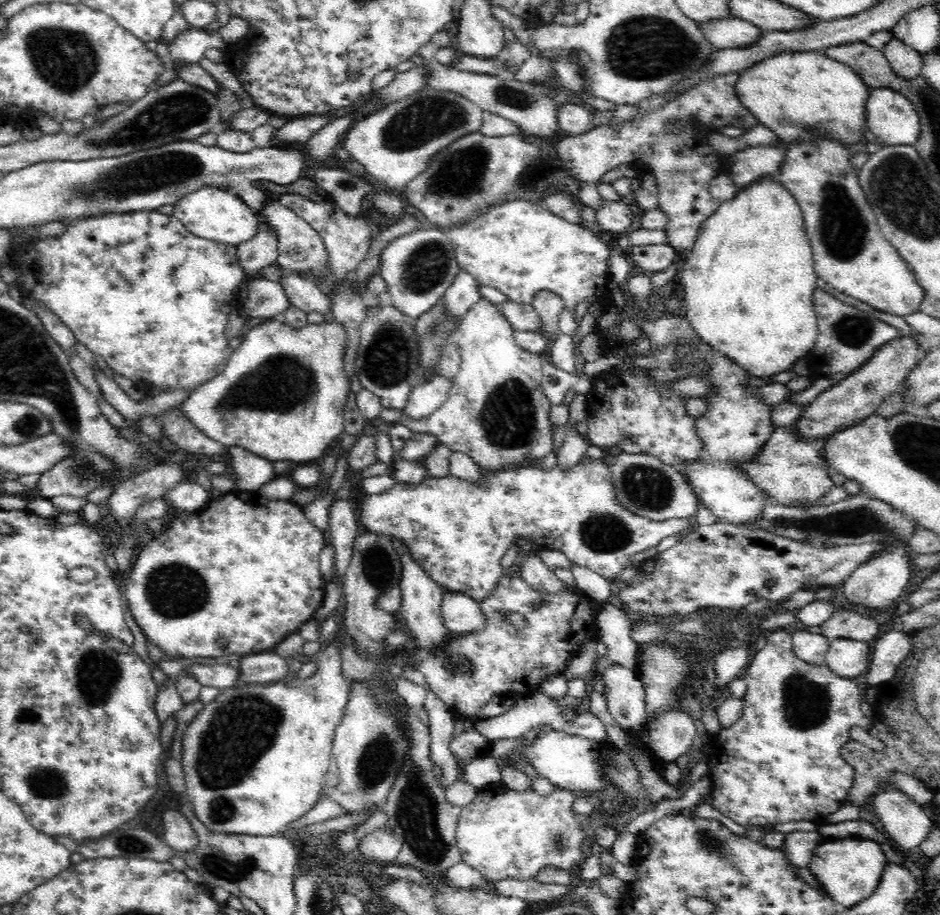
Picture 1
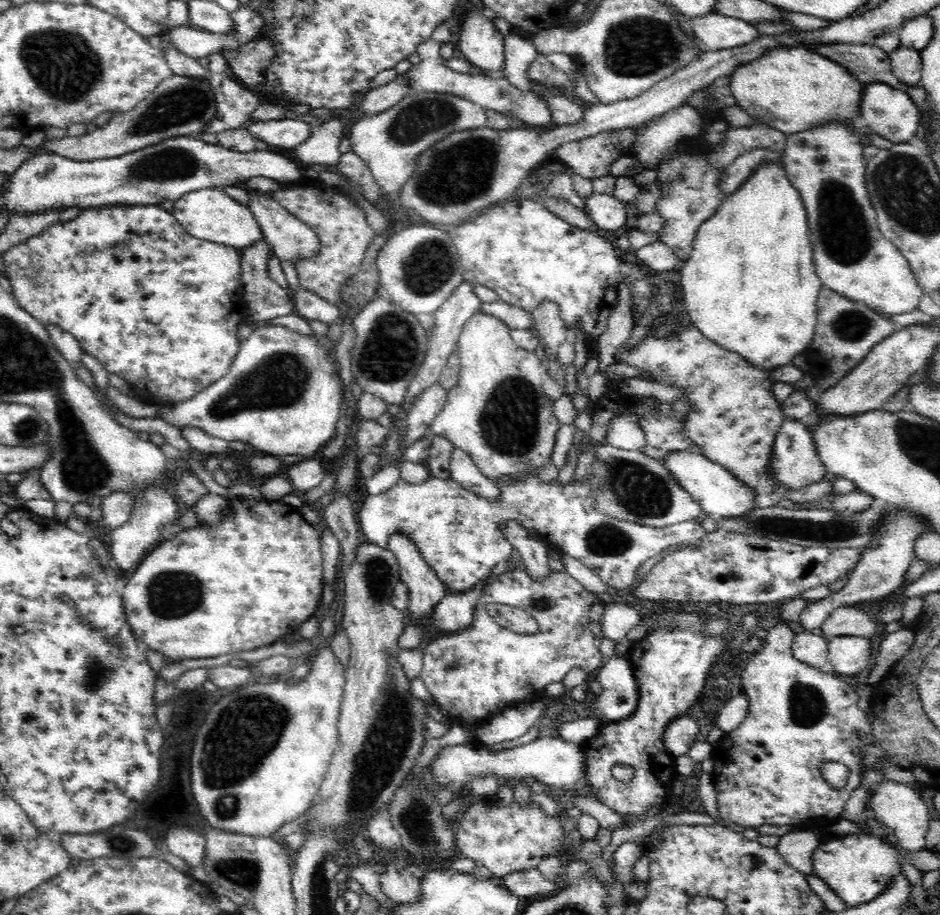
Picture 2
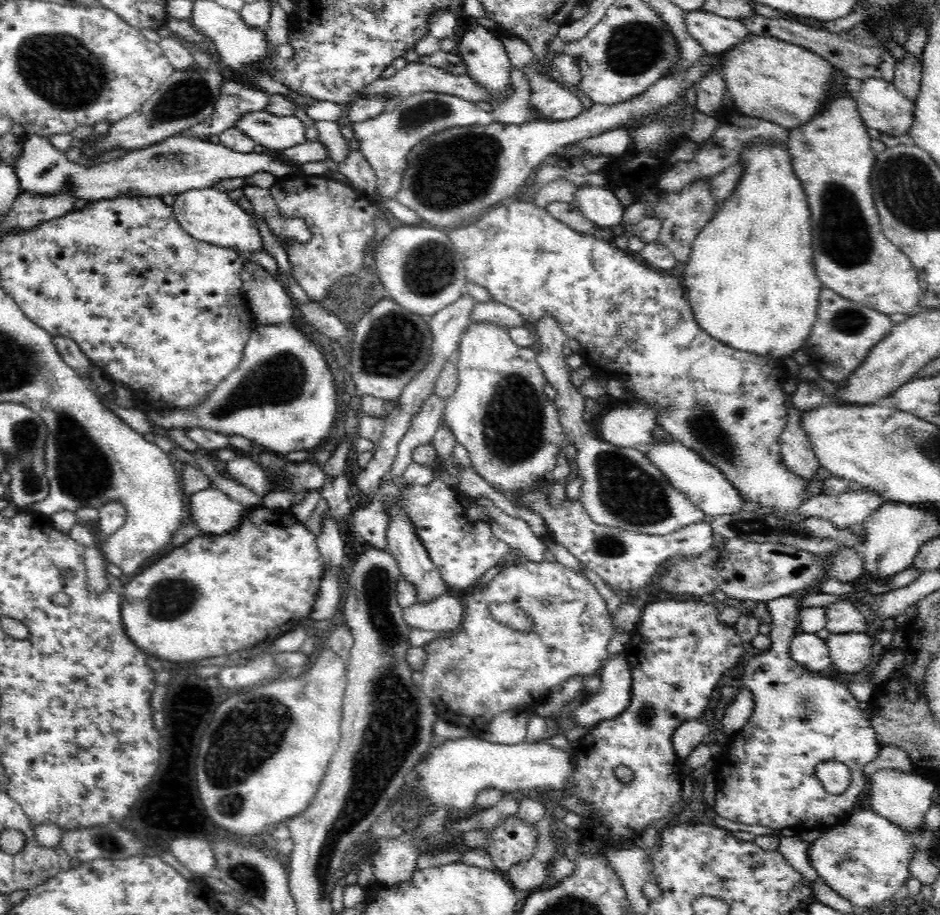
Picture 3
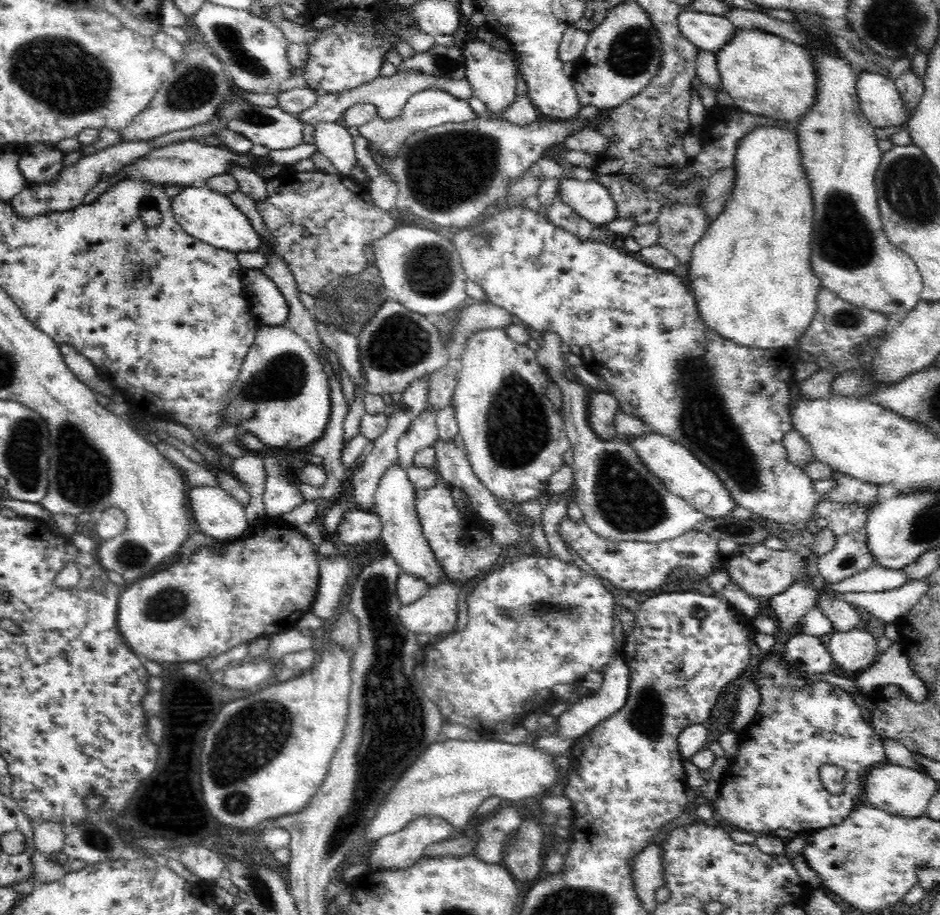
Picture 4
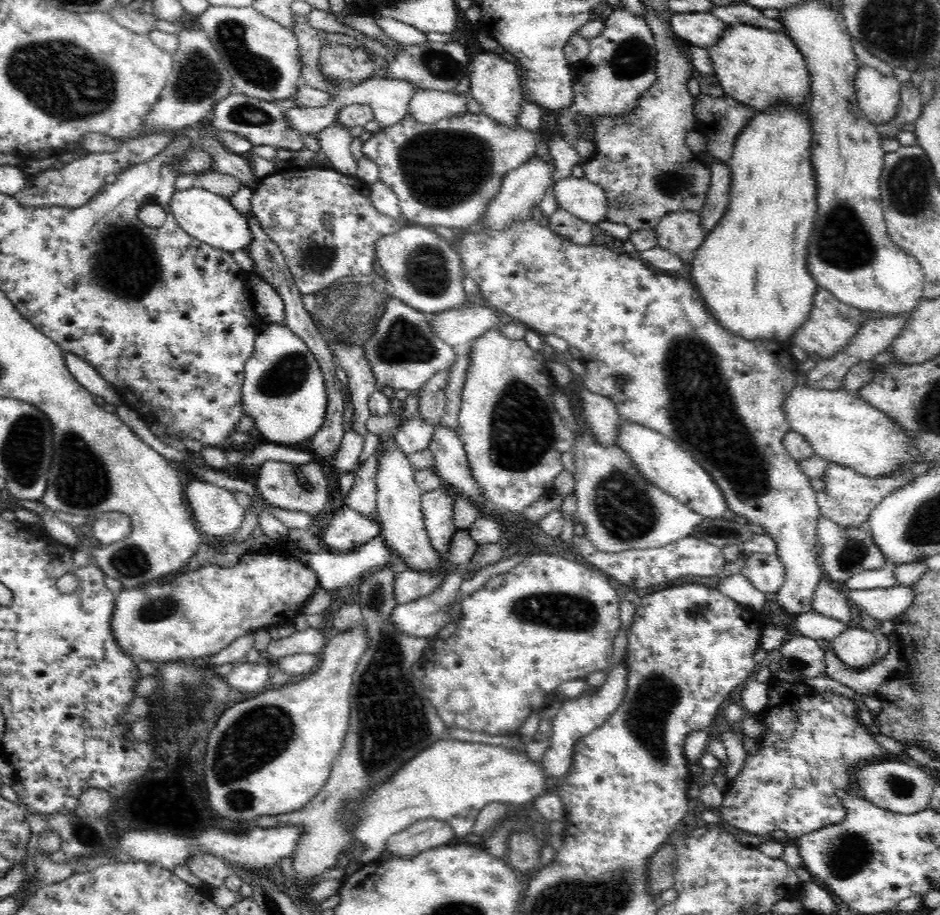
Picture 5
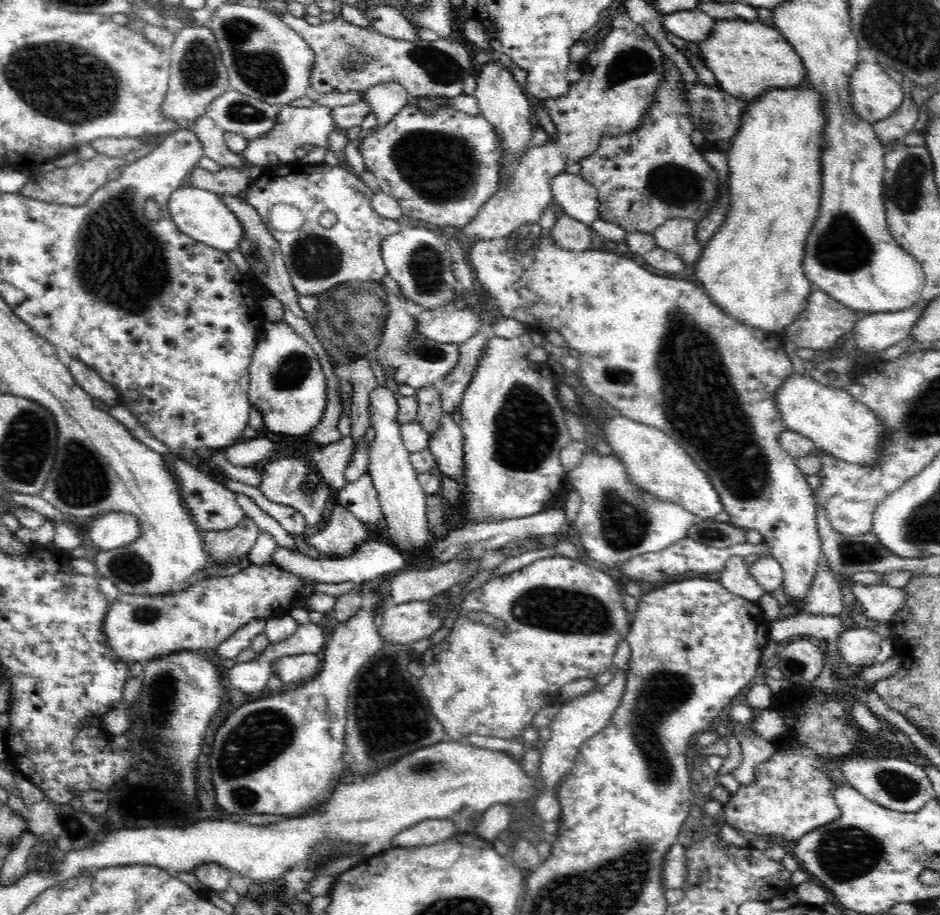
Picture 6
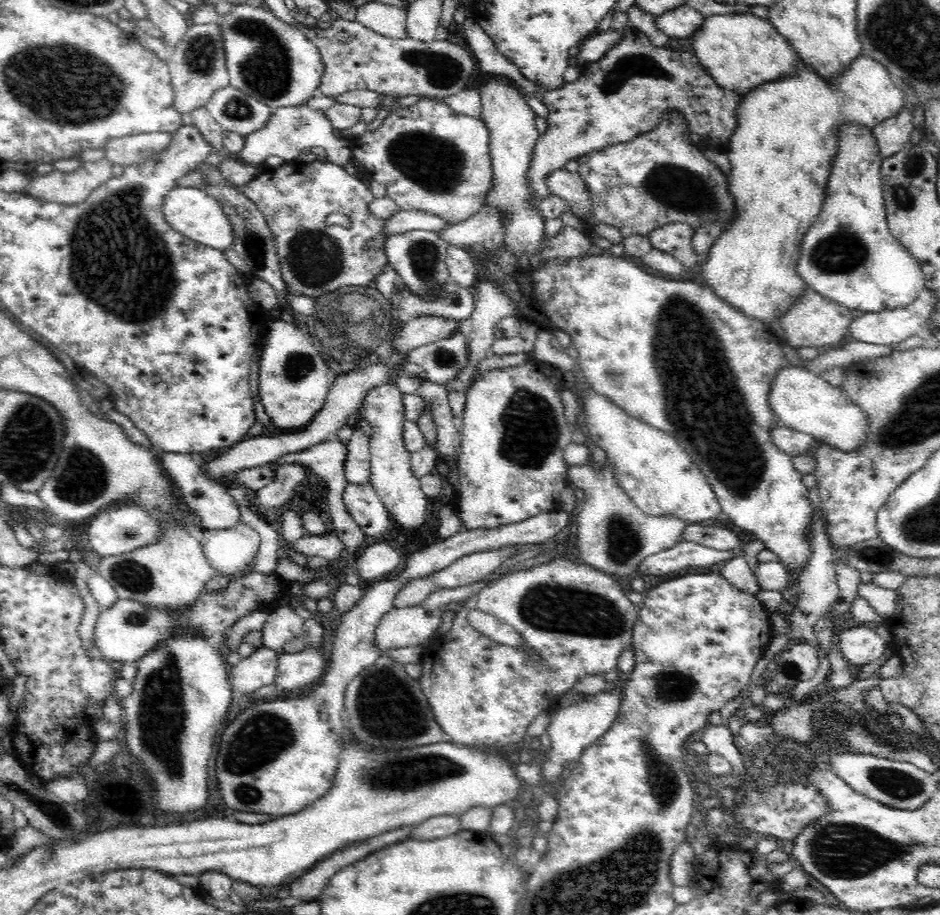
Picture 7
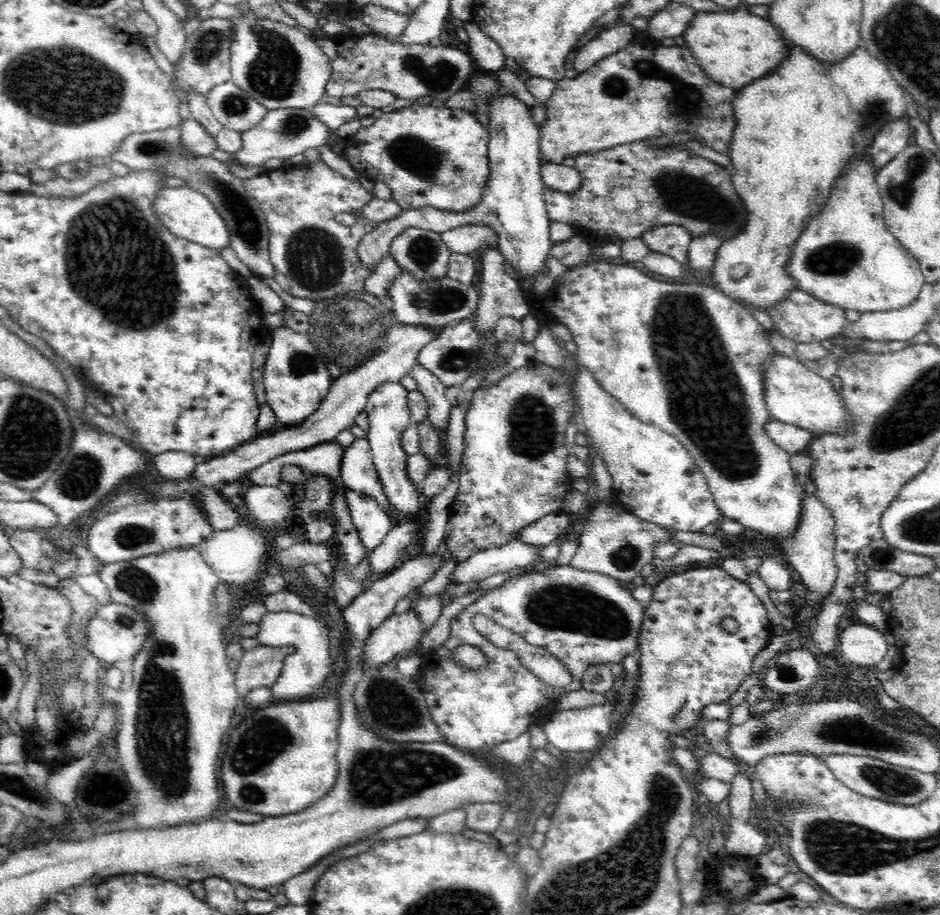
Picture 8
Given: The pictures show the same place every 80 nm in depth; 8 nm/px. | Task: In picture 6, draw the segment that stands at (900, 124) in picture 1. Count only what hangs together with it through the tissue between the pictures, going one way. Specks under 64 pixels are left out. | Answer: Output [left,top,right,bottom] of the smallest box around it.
[848,61,902,126]

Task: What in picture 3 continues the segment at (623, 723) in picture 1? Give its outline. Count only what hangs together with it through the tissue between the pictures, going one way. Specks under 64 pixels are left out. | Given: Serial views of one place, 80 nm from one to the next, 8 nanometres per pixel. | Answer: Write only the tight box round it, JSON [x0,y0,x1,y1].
[573,652,632,728]

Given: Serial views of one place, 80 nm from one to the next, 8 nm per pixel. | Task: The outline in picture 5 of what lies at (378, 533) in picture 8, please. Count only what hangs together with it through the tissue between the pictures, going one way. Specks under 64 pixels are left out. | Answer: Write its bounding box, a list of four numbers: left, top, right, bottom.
[344,452,388,518]

